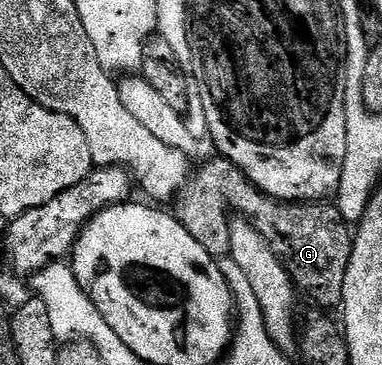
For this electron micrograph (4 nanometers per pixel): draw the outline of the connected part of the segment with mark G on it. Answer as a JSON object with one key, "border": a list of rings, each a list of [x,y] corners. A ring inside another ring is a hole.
{"border":[[[214,156],[199,174],[197,171],[191,177],[185,188],[178,191],[172,202],[172,213],[190,233],[192,240],[196,240],[196,244],[200,244],[200,248],[207,250],[215,260],[225,258],[230,253],[226,202],[235,210],[235,215],[245,218],[252,224],[252,228],[256,228],[256,232],[260,232],[260,236],[264,236],[264,240],[268,240],[272,252],[276,252],[290,273],[295,287],[318,305],[315,307],[341,307],[344,276],[348,273],[354,235],[351,223],[344,220],[337,205],[326,200],[281,202],[253,186],[236,164],[227,158]]]}

